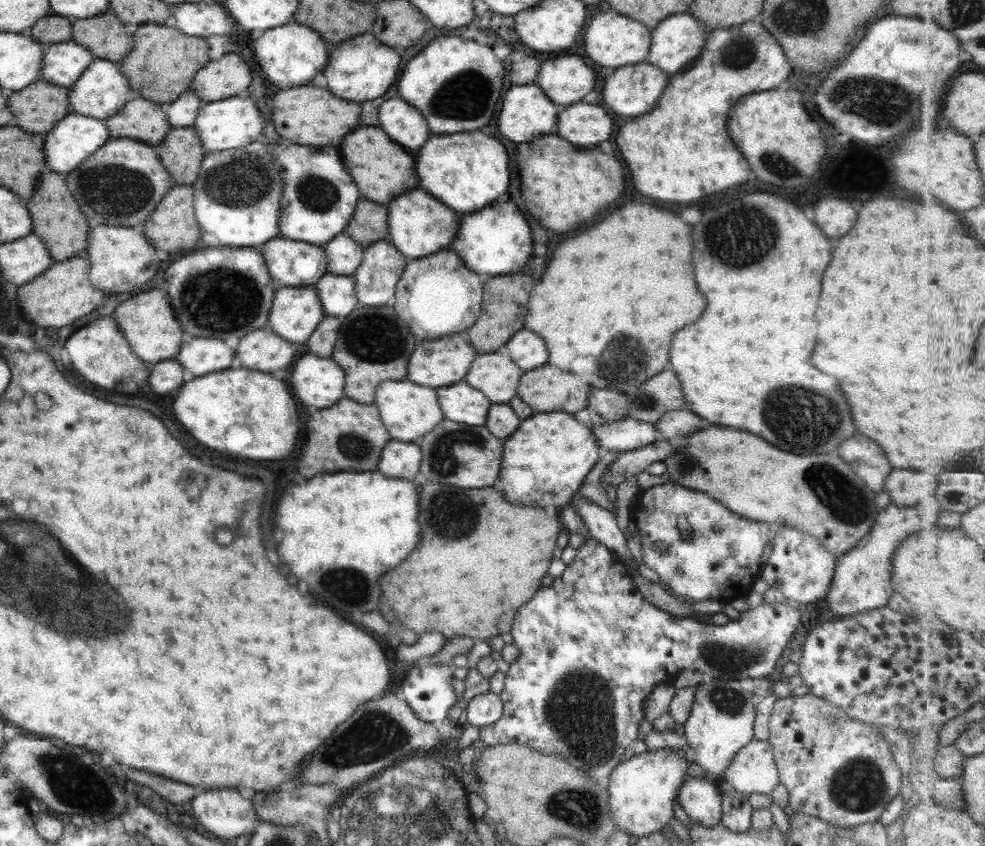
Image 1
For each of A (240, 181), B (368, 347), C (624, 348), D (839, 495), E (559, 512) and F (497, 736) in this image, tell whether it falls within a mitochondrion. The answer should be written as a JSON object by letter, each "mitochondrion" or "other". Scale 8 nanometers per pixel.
{"A":"mitochondrion","B":"mitochondrion","C":"mitochondrion","D":"mitochondrion","E":"other","F":"other"}

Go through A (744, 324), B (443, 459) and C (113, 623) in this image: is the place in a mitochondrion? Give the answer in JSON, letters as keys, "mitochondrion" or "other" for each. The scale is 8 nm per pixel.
{"A":"other","B":"mitochondrion","C":"mitochondrion"}

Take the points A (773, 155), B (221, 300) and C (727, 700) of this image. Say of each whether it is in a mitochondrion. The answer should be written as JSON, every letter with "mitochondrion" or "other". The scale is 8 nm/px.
{"A":"mitochondrion","B":"mitochondrion","C":"mitochondrion"}

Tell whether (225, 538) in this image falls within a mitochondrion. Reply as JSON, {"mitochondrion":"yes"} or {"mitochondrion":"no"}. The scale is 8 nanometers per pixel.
{"mitochondrion":"yes"}

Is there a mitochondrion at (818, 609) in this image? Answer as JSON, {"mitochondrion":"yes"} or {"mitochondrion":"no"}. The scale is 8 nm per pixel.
{"mitochondrion":"no"}

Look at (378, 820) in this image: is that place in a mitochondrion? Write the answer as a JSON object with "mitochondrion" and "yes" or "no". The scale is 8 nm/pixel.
{"mitochondrion":"yes"}

